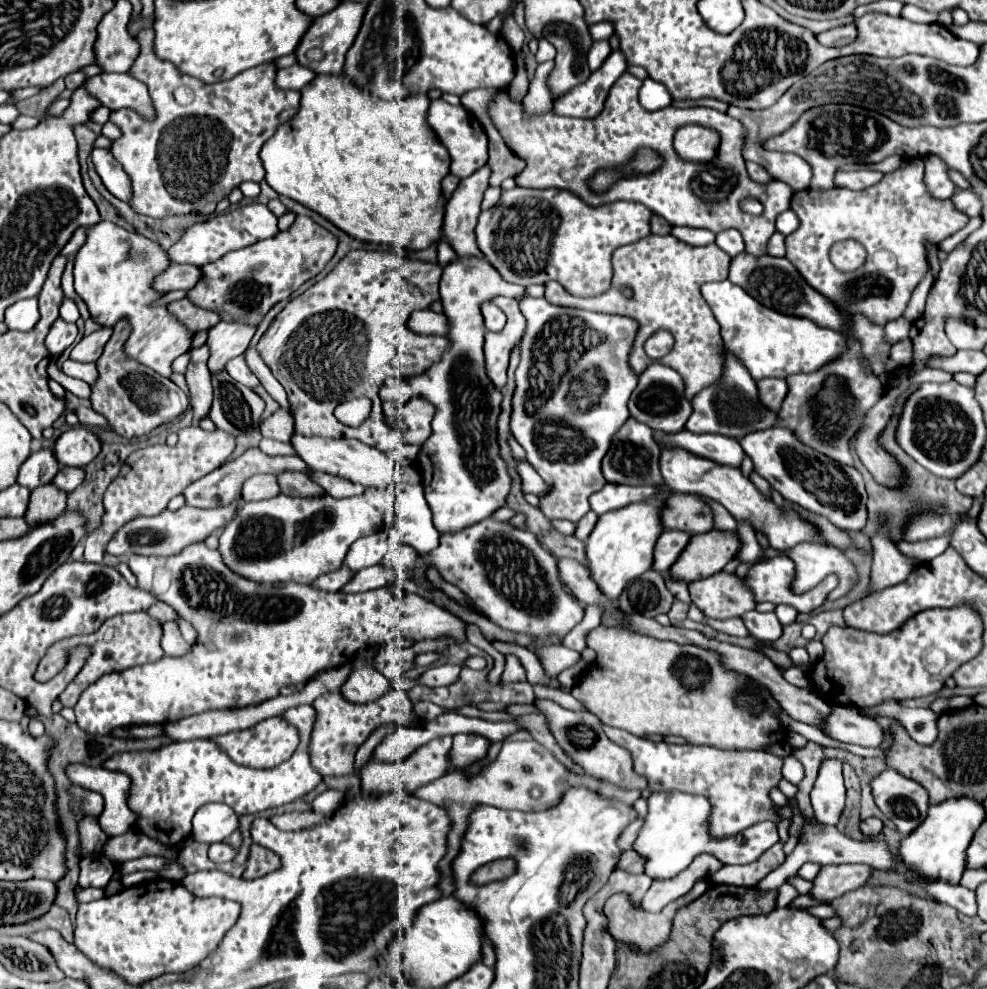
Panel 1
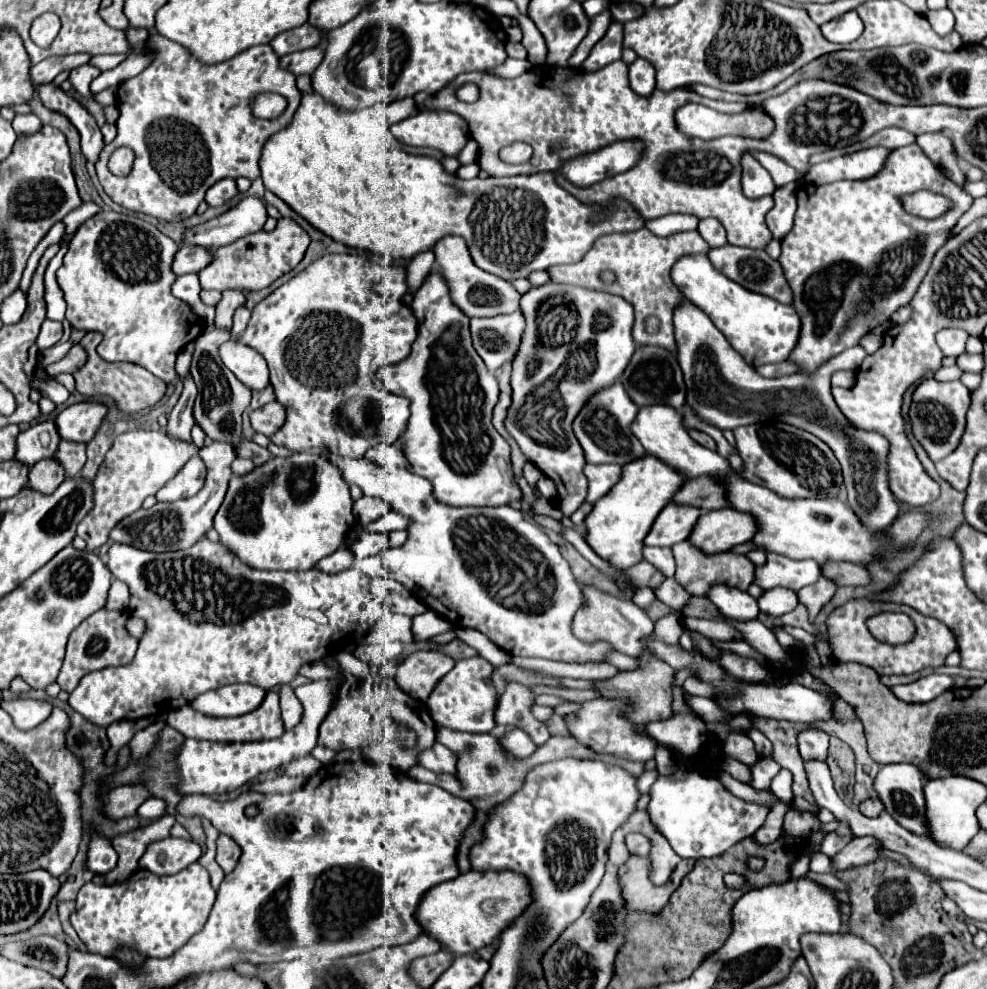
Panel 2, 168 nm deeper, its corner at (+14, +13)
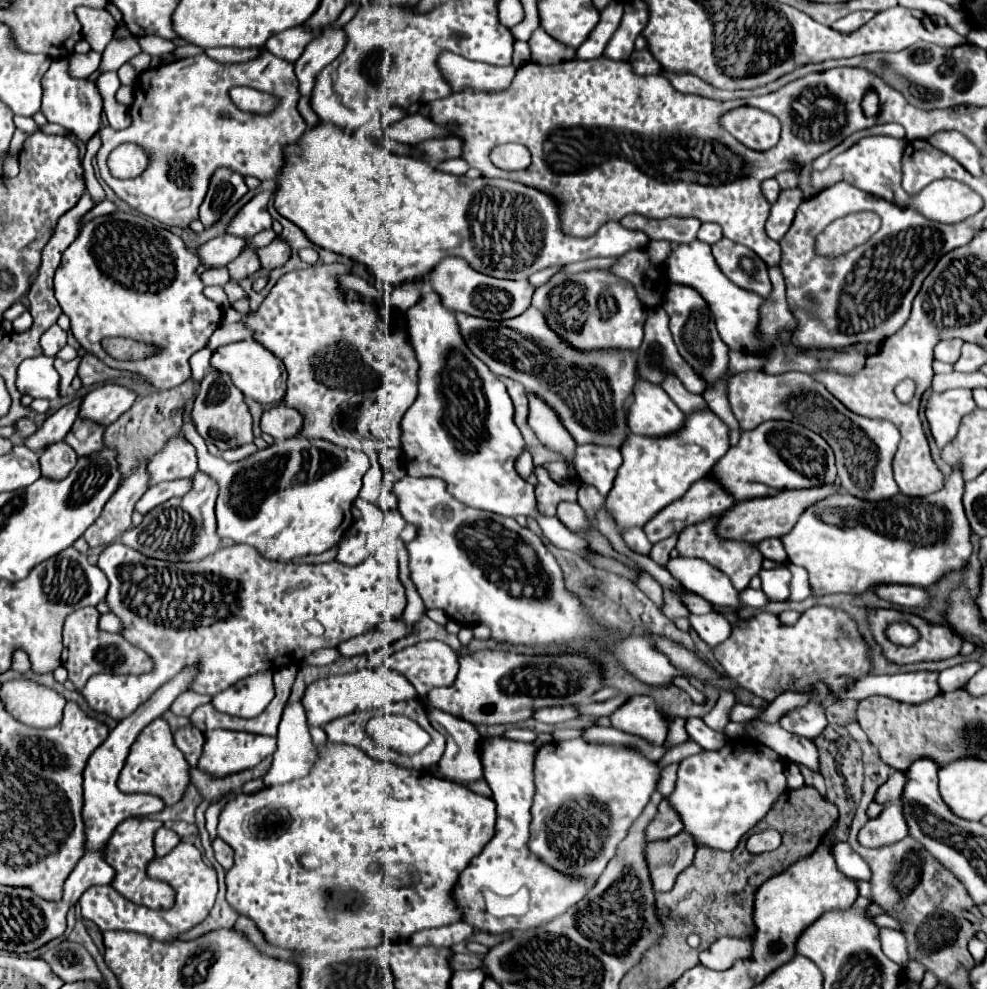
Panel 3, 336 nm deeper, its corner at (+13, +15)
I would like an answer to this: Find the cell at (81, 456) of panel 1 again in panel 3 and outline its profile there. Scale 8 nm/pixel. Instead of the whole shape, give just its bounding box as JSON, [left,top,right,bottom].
[79,383,137,425]

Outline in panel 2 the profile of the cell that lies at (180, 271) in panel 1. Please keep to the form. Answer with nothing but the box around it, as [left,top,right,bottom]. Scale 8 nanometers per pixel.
[172,245,210,275]

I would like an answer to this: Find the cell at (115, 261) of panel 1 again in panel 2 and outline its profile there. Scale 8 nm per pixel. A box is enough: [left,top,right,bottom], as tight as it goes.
[56,211,204,383]

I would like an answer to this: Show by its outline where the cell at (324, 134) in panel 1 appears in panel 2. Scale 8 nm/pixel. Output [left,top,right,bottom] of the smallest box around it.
[260,93,644,281]

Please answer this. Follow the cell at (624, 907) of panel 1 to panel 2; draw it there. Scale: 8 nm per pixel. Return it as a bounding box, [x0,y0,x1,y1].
[618,855,694,913]

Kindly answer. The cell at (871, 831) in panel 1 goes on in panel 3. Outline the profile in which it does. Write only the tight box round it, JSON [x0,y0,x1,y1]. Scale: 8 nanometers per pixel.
[875,771,907,805]

